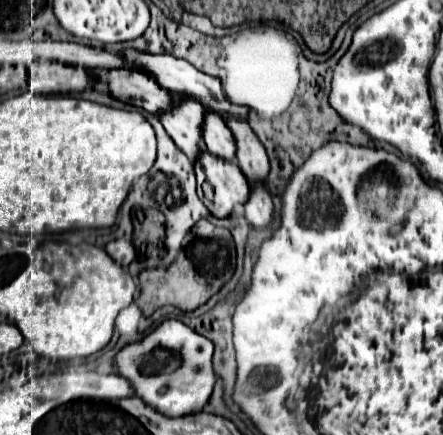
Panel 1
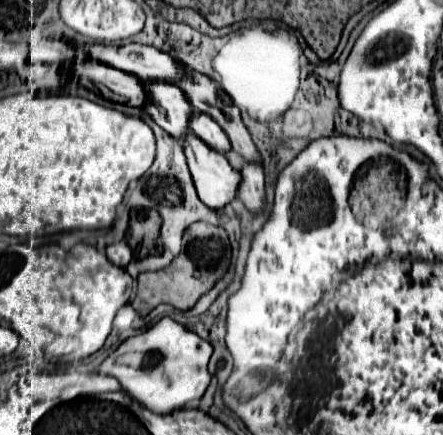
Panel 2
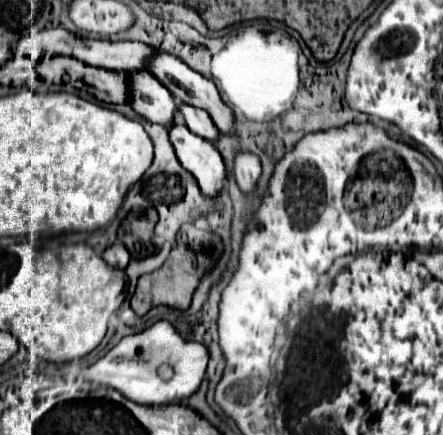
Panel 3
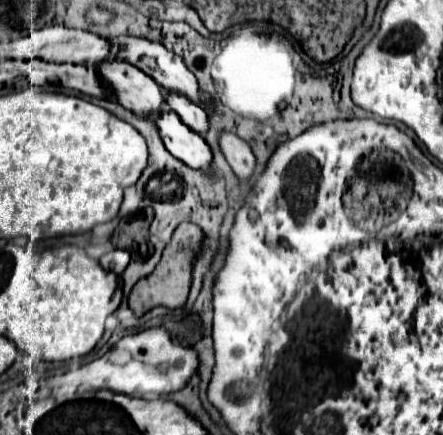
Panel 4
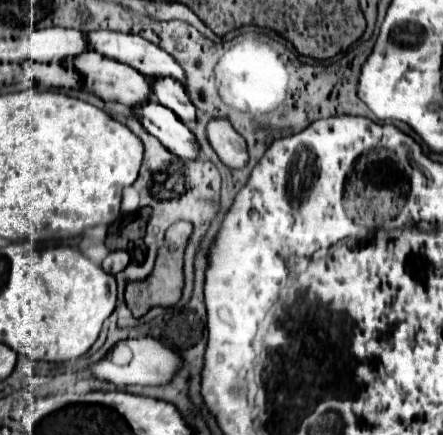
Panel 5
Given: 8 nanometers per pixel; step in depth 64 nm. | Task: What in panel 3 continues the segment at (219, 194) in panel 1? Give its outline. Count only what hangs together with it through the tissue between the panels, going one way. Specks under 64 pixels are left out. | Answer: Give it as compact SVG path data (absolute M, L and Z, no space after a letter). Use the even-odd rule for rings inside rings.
M174 122L168 126L168 136L180 164L194 174L202 192L210 198L218 196L224 188L226 172L224 162L212 142L192 134L184 124Z

